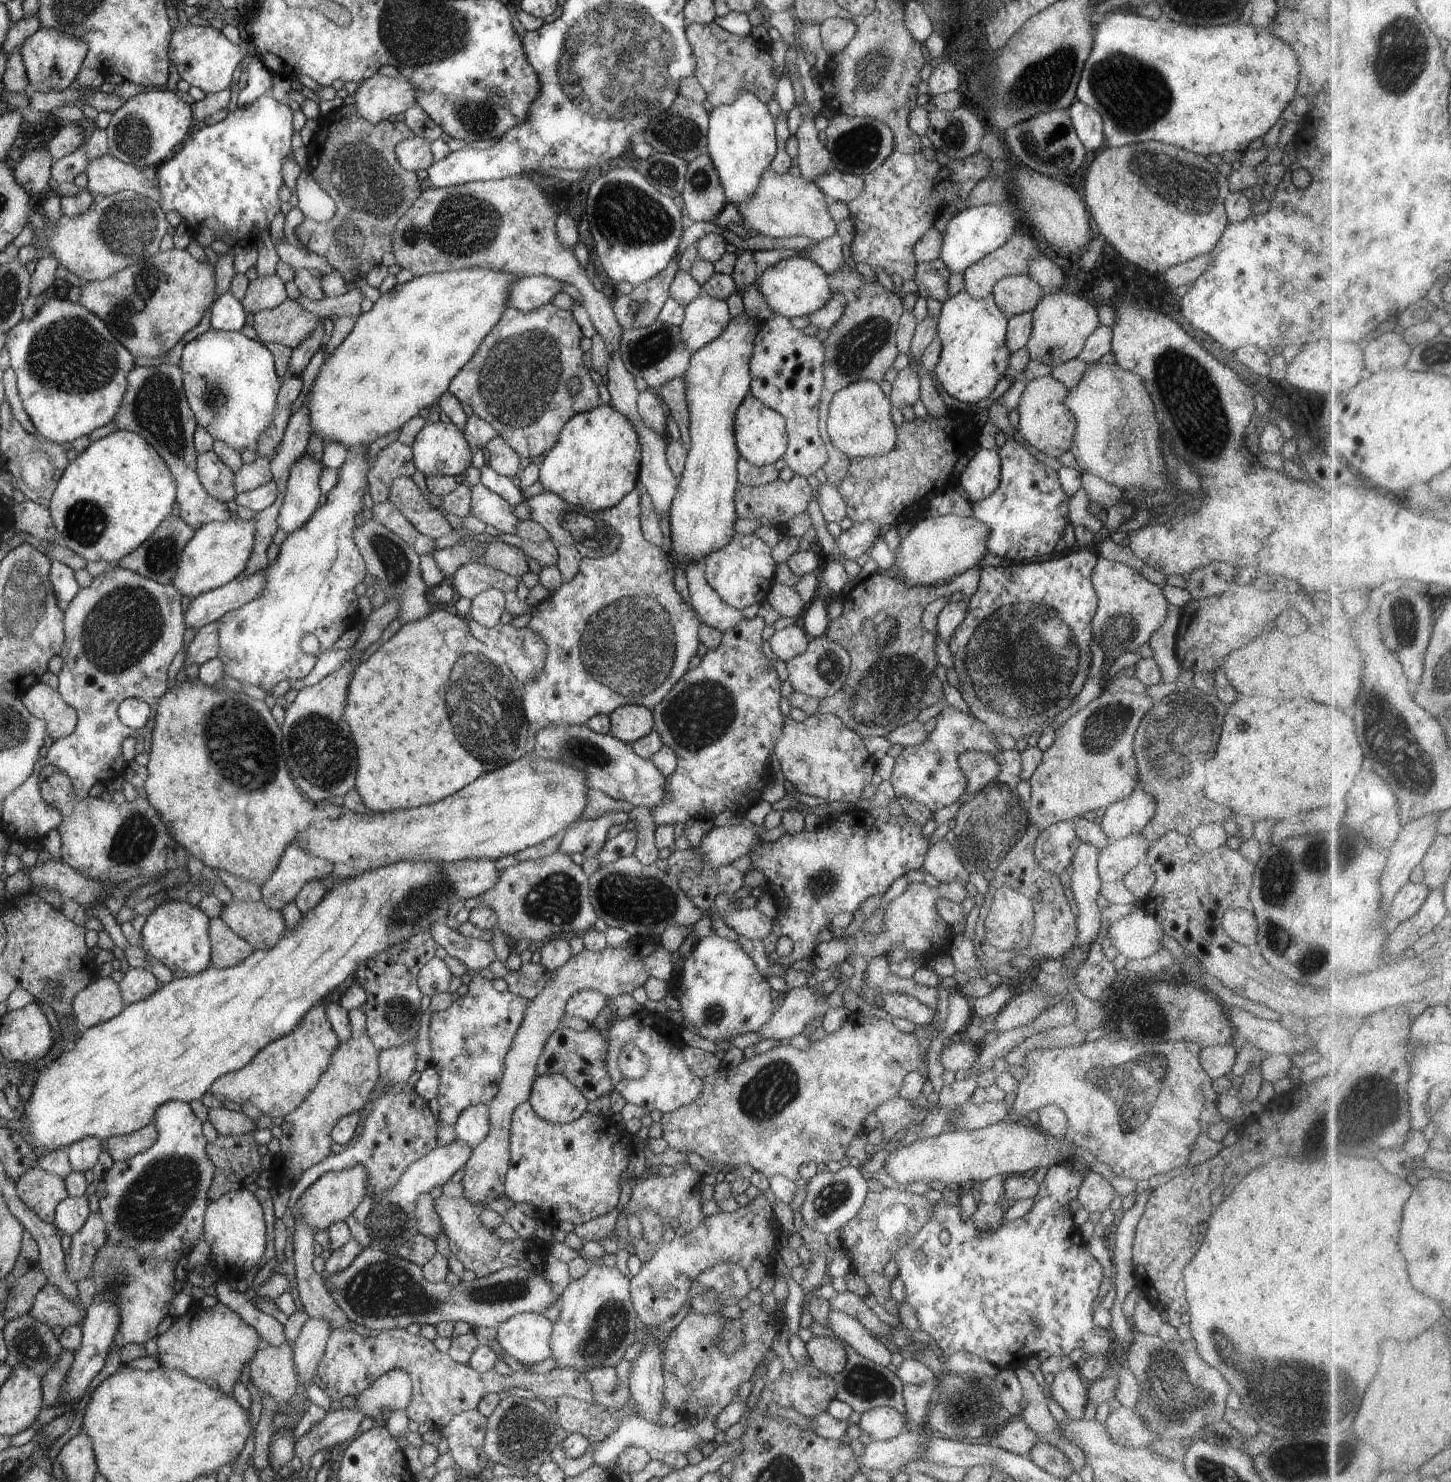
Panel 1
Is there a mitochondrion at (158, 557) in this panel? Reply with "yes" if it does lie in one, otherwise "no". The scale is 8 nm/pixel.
yes

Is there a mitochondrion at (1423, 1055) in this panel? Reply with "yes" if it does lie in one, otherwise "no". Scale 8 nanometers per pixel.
no

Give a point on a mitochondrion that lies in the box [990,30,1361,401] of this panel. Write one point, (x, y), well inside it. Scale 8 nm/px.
(1133, 93)

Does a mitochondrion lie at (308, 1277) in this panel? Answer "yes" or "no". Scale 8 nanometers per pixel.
no

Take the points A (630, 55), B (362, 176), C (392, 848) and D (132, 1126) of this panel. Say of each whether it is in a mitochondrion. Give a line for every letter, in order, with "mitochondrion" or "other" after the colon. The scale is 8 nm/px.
A: mitochondrion
B: mitochondrion
C: other
D: other

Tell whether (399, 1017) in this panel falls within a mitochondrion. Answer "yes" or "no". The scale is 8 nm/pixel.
yes

